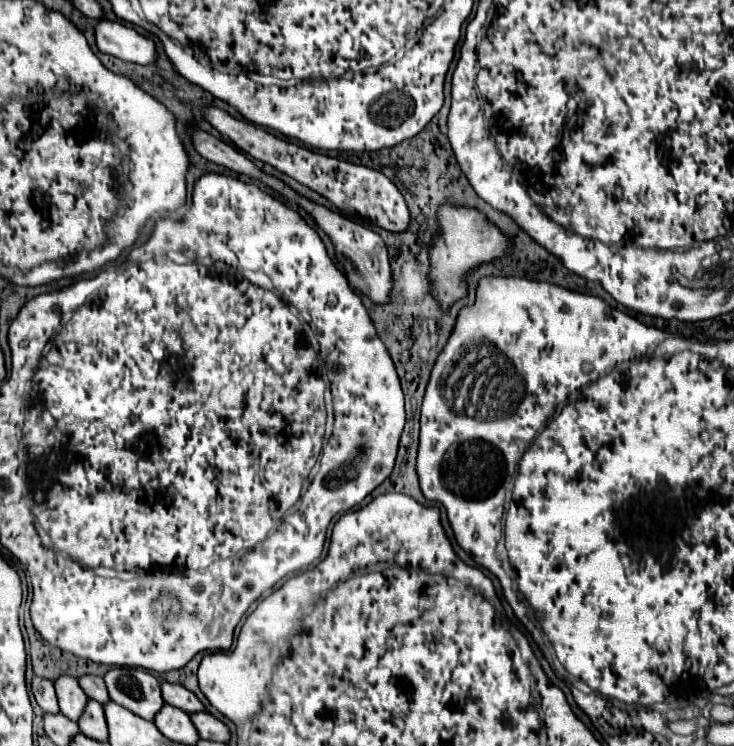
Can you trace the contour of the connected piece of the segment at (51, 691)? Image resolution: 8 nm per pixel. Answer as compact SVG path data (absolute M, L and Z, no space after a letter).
M35 676L31 690L43 712L59 714L59 704L57 704L57 696L55 696L55 688L53 688L51 680L41 680L39 676Z

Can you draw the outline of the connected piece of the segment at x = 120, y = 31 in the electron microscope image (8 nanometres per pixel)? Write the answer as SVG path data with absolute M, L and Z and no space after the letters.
M101 20L95 28L97 46L101 52L121 58L135 64L153 64L157 60L157 46L153 40L141 36L137 30L119 24Z

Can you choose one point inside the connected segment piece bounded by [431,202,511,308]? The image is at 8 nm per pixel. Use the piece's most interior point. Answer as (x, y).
(468, 239)

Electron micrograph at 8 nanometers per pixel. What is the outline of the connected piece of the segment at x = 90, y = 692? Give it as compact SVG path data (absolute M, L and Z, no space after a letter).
M83 676L83 678L79 678L79 684L83 686L85 694L91 700L97 700L99 704L109 702L109 694L107 694L107 688L103 684L103 678L99 678L99 676Z

